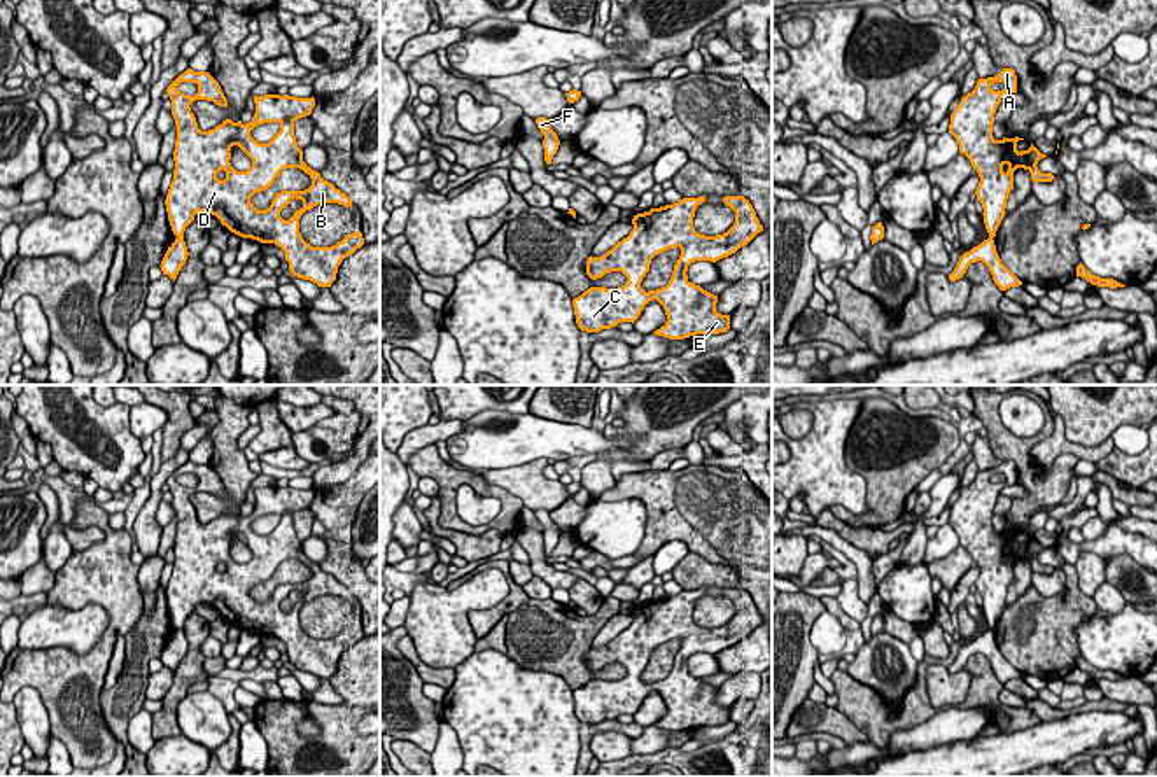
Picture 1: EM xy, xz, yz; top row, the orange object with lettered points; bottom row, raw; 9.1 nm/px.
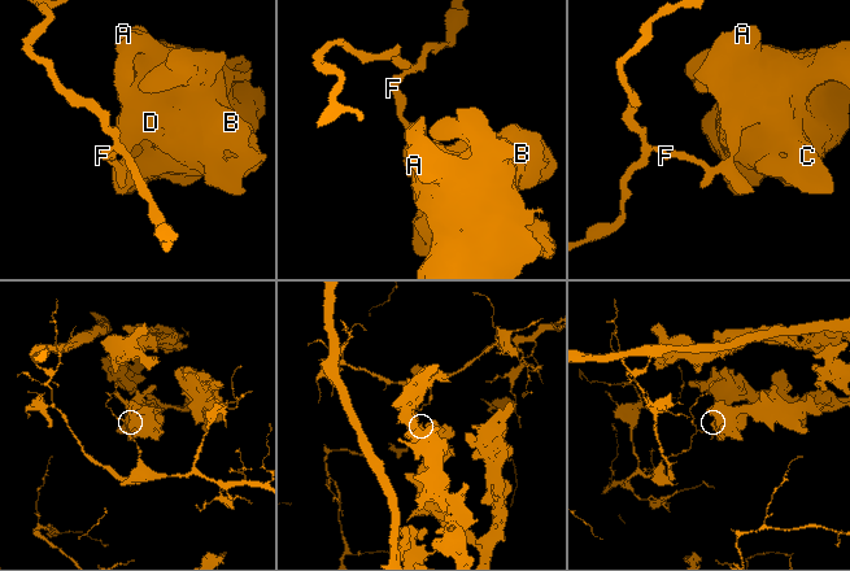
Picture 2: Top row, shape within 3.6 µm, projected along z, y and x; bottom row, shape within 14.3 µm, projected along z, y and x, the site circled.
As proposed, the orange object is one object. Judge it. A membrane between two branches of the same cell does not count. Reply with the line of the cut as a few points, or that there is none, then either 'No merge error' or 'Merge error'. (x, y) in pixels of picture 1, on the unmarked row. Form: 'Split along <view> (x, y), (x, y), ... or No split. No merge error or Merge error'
Split along xy (177, 629), (182, 630). Merge error

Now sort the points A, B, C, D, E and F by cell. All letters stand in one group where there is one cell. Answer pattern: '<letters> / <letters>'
A B C D E / F

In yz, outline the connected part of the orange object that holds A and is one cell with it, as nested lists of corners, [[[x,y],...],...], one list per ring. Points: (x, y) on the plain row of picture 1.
[[[1003,460],[998,467],[978,471],[971,485],[961,490],[950,506],[949,525],[956,530],[959,544],[964,546],[980,574],[975,583],[984,600],[984,616],[989,630],[1005,609],[1006,592],[1013,581],[1013,564],[1024,560],[1033,574],[1052,574],[1052,565],[1041,565],[1038,553],[1047,550],[1033,536],[1027,542],[1017,542],[1017,534],[1024,530],[992,528],[994,506],[1005,486],[1017,485],[1017,467],[1013,460]]]

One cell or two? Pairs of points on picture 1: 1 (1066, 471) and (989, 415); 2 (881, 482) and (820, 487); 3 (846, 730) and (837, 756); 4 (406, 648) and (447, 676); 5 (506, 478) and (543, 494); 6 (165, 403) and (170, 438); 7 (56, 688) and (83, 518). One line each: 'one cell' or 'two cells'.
1: one cell
2: two cells
3: two cells
4: one cell
5: one cell
6: one cell
7: one cell

